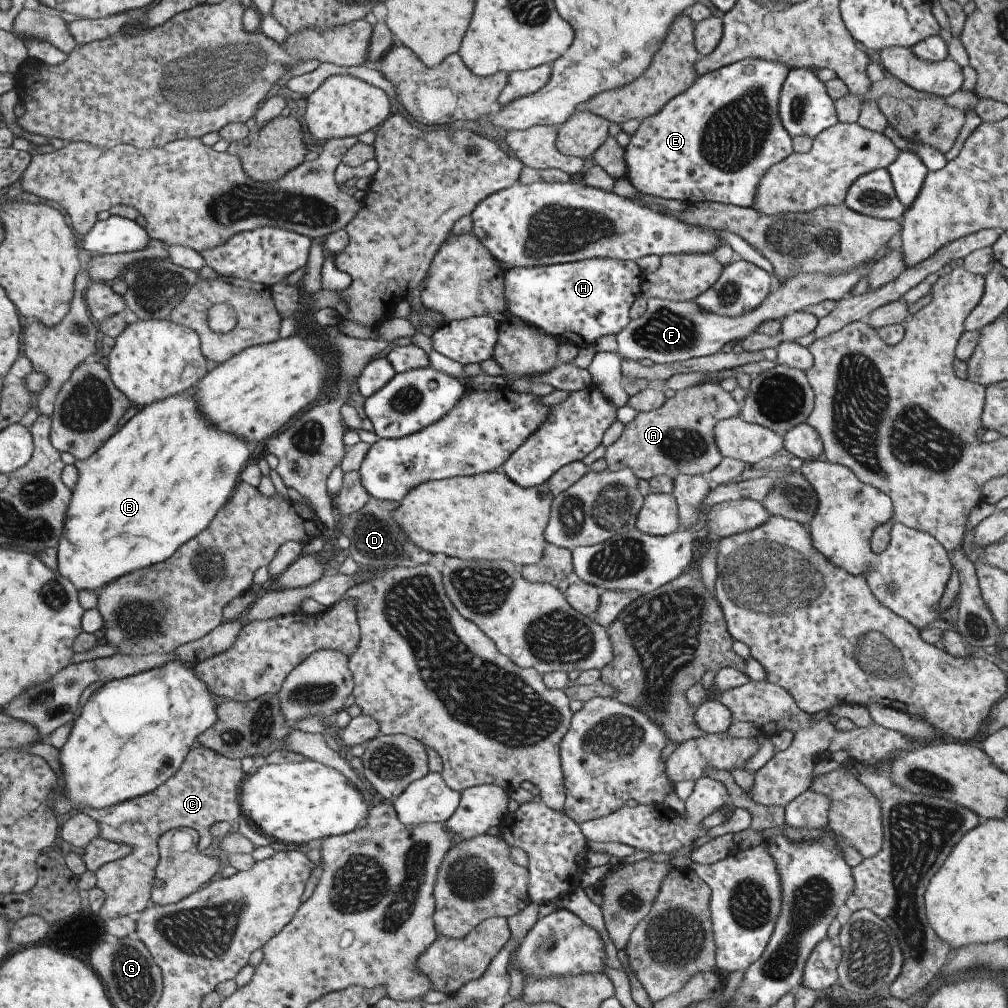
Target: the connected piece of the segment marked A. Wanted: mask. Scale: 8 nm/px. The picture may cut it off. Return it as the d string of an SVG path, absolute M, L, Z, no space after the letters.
M701 383L685 390L677 391L674 396L662 399L653 410L641 411L633 420L624 424L622 433L605 447L603 460L608 471L629 469L638 480L649 480L656 476L668 476L672 479L677 475L702 475L717 466L722 459L715 443L712 441L712 430L718 420L728 419L737 414L737 403L732 396L718 384Z

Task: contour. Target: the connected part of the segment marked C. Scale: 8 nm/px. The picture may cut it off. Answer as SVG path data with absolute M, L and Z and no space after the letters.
M199 746L190 748L181 766L165 782L157 786L155 790L140 797L126 800L123 803L114 804L106 809L79 808L79 811L98 822L100 831L97 837L116 843L125 843L134 848L126 857L105 863L95 871L95 886L105 894L104 902L96 912L102 921L110 918L124 917L125 915L138 915L149 904L155 865L158 861L158 846L156 842L159 836L166 830L193 828L198 834L198 845L195 849L201 852L211 844L213 837L209 833L209 827L212 824L223 820L231 824L237 821L237 818L240 816L238 786L244 775L241 771L239 760L227 758L220 755L217 751Z

